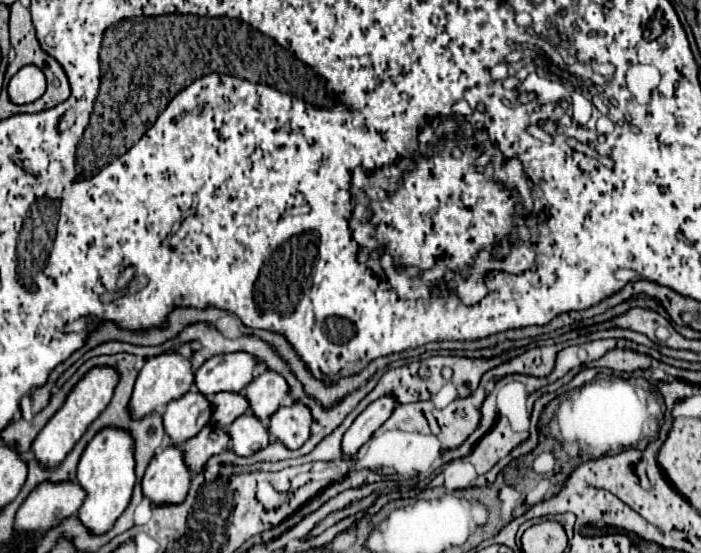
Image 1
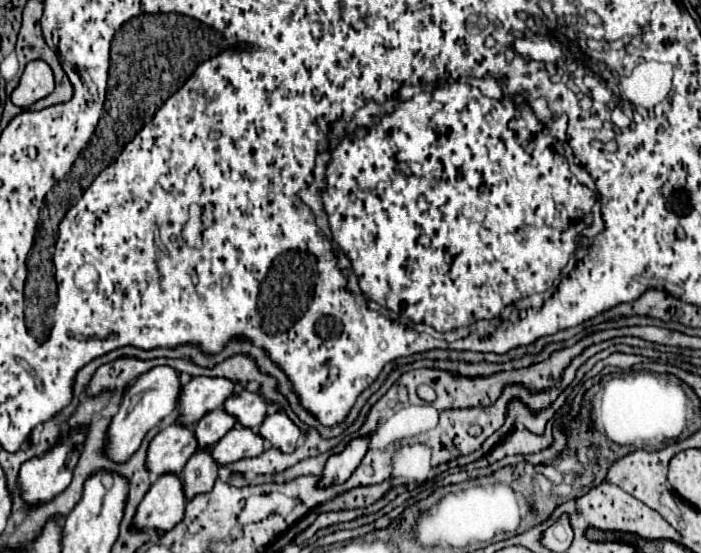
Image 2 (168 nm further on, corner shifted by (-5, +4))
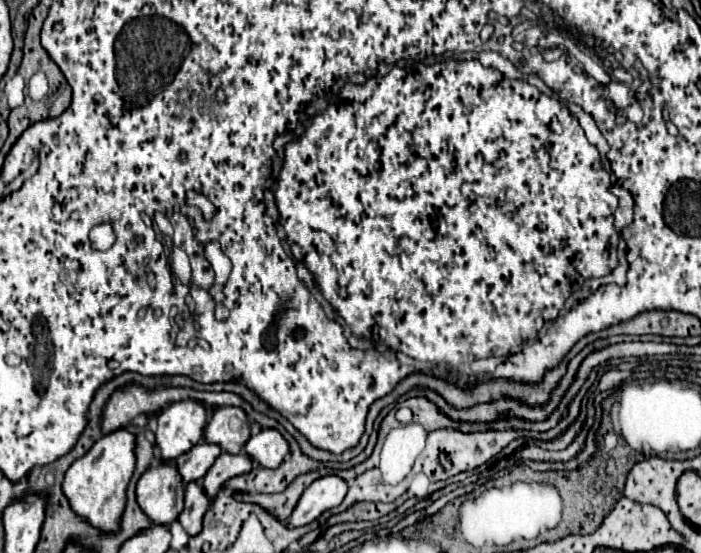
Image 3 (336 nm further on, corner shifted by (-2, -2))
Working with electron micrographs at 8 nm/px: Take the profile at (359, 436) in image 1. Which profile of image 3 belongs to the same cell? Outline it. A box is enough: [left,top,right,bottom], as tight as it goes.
[286,476,348,528]

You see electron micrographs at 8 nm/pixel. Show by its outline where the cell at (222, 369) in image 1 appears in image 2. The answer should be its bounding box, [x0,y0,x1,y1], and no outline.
[179,376,237,426]

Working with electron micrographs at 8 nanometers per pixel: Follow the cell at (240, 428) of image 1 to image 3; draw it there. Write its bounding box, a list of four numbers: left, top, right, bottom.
[202,454,252,500]

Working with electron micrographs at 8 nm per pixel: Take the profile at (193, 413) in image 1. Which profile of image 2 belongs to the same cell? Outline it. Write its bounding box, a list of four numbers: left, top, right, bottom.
[147,420,197,476]

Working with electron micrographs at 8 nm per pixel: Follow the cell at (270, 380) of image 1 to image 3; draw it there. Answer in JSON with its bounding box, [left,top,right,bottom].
[204,408,250,454]

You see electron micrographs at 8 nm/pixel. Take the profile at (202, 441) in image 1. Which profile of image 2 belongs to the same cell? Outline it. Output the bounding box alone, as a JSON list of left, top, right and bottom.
[181,448,217,498]

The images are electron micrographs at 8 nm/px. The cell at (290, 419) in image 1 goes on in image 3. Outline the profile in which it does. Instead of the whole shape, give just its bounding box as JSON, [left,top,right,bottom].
[244,430,288,468]

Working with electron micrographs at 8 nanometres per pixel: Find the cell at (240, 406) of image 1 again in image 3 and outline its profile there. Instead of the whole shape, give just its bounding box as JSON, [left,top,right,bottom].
[176,442,222,484]

